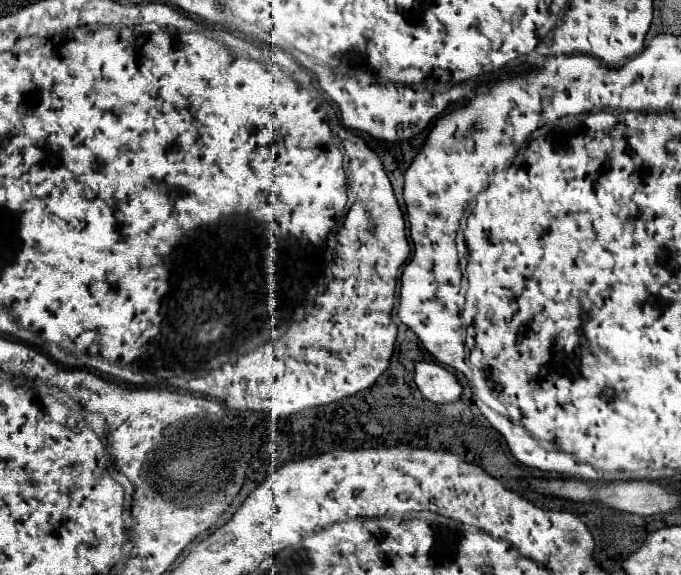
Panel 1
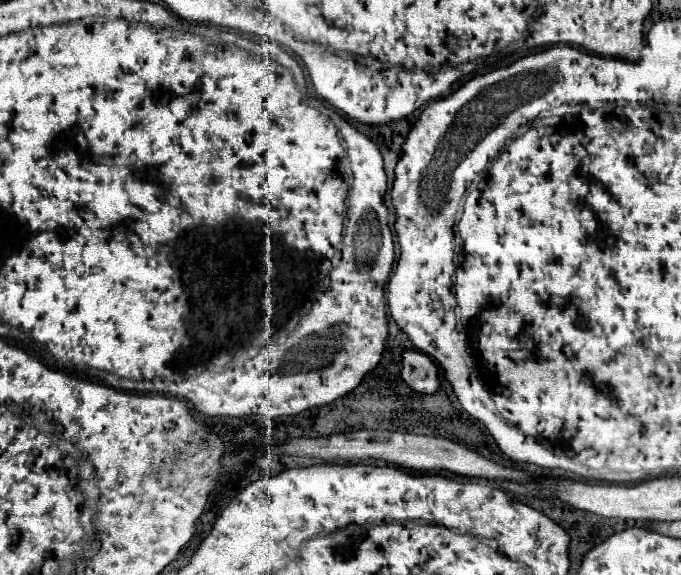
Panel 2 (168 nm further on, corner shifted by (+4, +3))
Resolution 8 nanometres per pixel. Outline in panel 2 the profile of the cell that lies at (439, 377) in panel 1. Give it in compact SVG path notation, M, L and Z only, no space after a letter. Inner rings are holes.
M403 350L401 354L401 378L407 386L411 386L415 392L431 394L439 390L439 370L433 364L433 360L415 350Z

